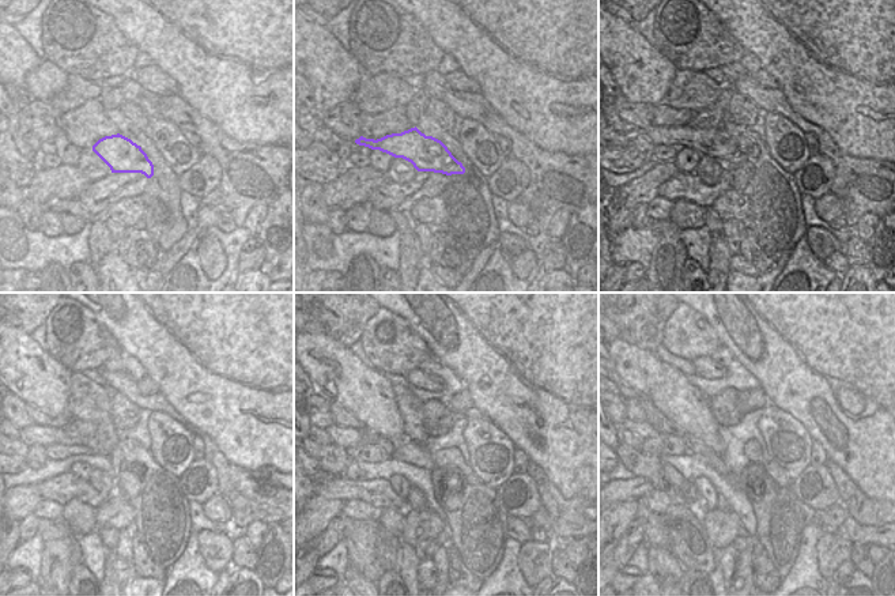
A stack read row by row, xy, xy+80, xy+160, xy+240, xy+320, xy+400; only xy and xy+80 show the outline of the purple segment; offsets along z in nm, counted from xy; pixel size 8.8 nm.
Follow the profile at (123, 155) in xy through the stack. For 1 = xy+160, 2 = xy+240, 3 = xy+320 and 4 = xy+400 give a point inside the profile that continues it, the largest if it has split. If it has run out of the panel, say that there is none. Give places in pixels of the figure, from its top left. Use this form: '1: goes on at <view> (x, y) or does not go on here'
1: goes on at xy+160 (716, 143)
2: goes on at xy+240 (34, 434)
3: goes on at xy+320 (344, 437)
4: goes on at xy+400 (644, 430)

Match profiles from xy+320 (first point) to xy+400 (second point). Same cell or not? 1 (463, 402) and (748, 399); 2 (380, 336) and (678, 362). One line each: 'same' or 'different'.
1: same
2: different

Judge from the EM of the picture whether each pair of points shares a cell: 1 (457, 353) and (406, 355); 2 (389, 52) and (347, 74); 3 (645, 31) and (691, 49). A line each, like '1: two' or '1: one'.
1: two
2: two
3: two

